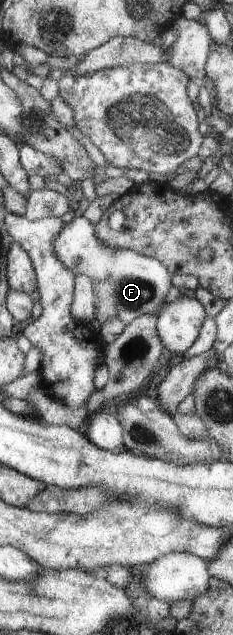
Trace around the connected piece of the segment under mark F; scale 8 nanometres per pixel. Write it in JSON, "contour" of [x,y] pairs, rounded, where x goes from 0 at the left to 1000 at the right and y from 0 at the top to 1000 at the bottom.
{"contour":[[[356,339],[318,342],[296,353],[275,351],[258,373],[240,376],[240,398],[253,408],[322,433],[378,435],[399,443],[408,458],[408,502],[433,512],[485,502],[519,502],[536,510],[571,507],[609,494],[687,493],[738,430],[687,409],[648,406],[558,391],[468,389],[421,376],[403,354]]]}

